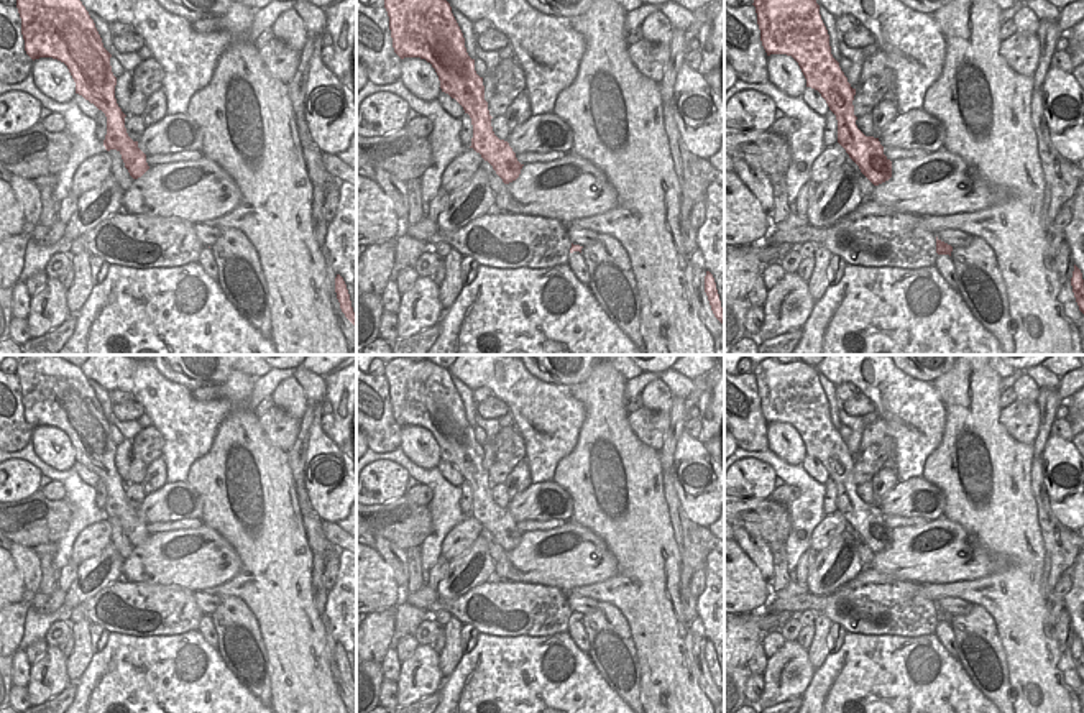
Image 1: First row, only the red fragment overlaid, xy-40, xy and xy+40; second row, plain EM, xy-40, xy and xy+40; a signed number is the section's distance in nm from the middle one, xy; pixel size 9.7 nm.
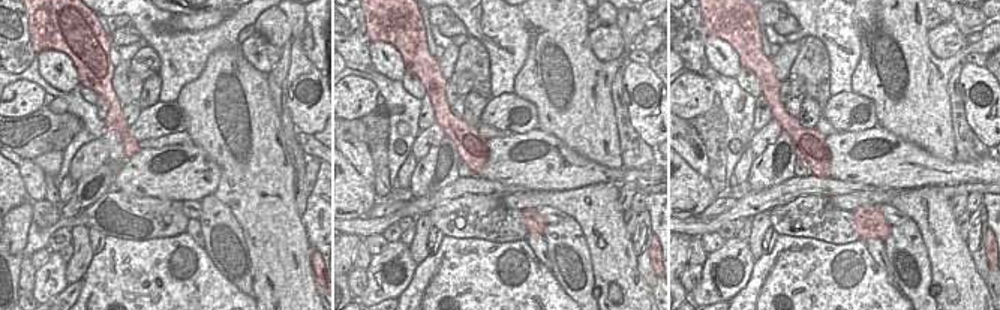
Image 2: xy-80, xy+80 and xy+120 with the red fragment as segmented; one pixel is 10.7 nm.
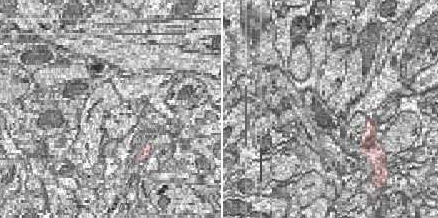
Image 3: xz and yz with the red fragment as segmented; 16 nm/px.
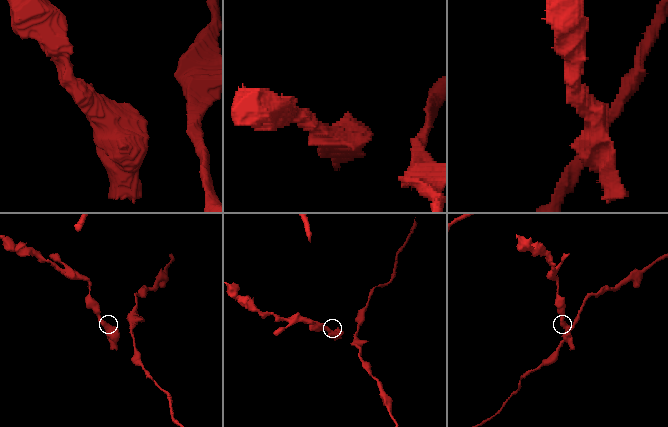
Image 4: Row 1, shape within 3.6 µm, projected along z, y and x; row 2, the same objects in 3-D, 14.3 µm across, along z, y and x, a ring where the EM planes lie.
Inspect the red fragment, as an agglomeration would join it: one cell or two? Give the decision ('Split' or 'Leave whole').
Leave whole.

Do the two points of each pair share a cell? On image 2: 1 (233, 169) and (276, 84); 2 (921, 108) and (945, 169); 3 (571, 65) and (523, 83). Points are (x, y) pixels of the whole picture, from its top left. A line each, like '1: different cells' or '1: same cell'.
1: different cells
2: different cells
3: same cell

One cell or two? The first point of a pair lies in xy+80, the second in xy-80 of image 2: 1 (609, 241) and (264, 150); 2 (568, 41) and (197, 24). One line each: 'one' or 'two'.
1: one
2: two

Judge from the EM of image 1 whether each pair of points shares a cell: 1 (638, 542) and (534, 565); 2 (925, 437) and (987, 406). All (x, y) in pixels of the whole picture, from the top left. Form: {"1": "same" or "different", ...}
{"1": "different", "2": "different"}

